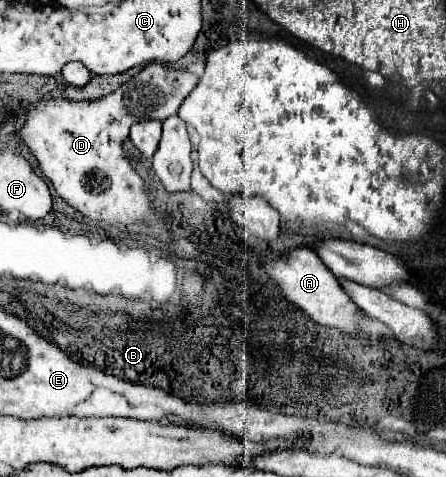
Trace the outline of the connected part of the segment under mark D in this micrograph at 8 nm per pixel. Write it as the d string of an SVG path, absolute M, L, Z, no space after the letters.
M151 63L117 91L101 99L69 101L53 97L31 103L19 135L29 153L37 159L41 173L53 183L57 195L83 217L121 225L159 225L159 215L147 199L145 181L125 157L123 141L129 137L133 123L147 119L163 121L175 115L197 81L199 77L189 71L175 71Z

